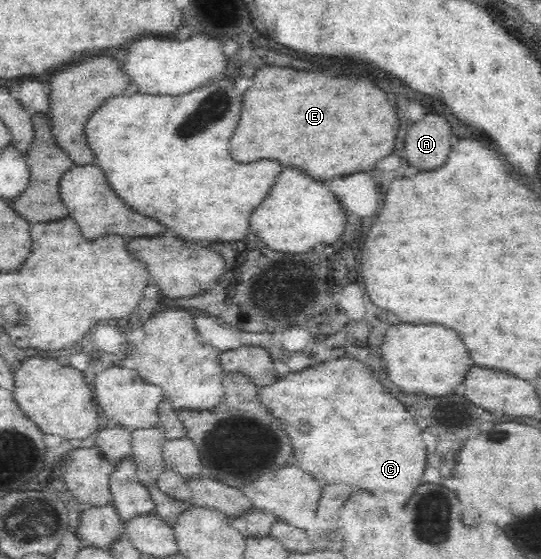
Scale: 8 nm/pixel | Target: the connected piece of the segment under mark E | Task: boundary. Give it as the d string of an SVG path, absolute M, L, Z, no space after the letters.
M262 67L256 69L251 77L252 85L242 95L238 125L229 139L228 153L236 163L274 159L280 161L280 165L298 169L317 183L326 183L354 171L366 172L368 169L371 172L374 163L392 151L392 139L398 129L394 107L368 79L350 81L316 73L292 73L284 67Z

